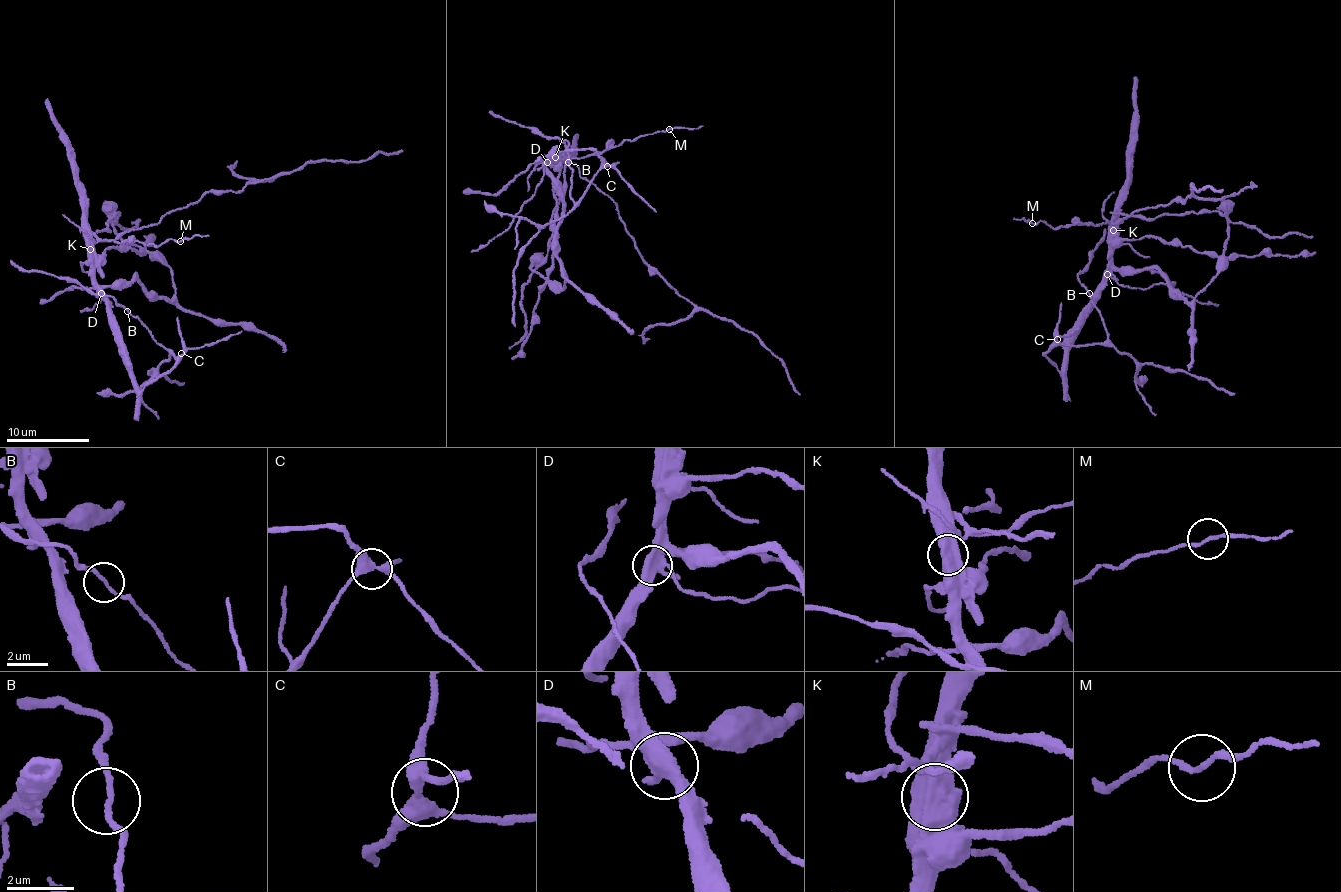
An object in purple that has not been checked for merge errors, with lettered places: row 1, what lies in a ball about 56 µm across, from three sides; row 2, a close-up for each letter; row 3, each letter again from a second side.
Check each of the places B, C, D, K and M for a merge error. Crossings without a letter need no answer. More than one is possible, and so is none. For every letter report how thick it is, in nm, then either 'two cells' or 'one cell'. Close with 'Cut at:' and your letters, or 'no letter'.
B: calibre 150 nm; one cell
C: calibre 360 nm; one cell
D: calibre 420 nm; two cells
K: calibre 750 nm; two cells
M: calibre 160 nm; two cells
Cut at: D, K, M

